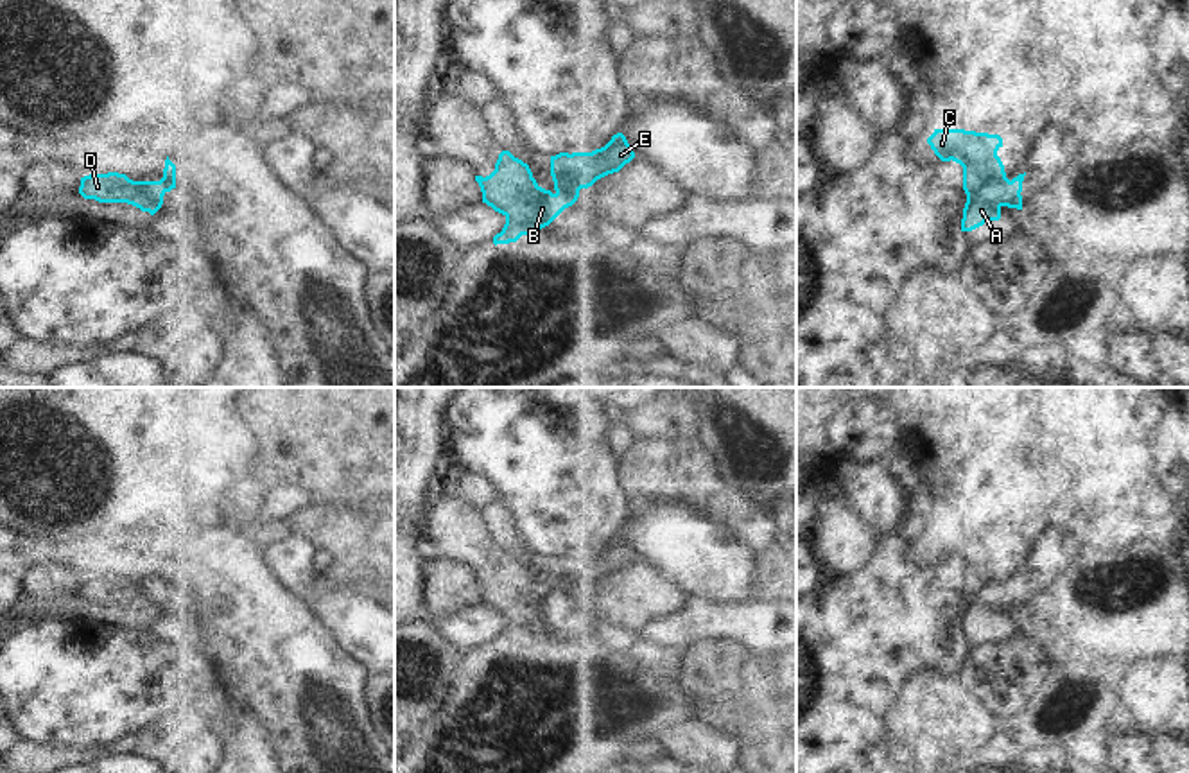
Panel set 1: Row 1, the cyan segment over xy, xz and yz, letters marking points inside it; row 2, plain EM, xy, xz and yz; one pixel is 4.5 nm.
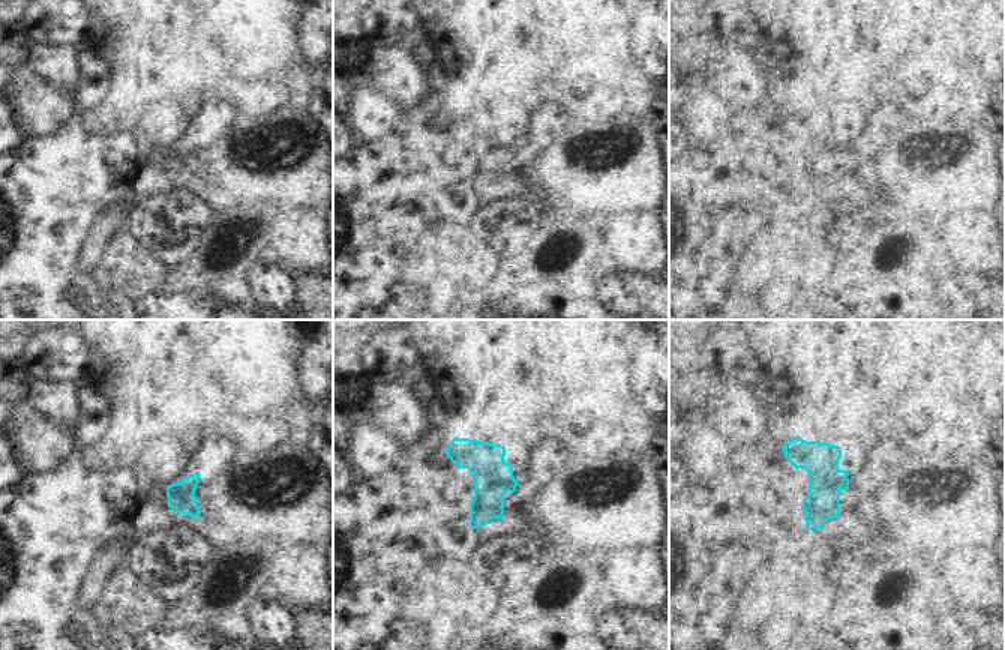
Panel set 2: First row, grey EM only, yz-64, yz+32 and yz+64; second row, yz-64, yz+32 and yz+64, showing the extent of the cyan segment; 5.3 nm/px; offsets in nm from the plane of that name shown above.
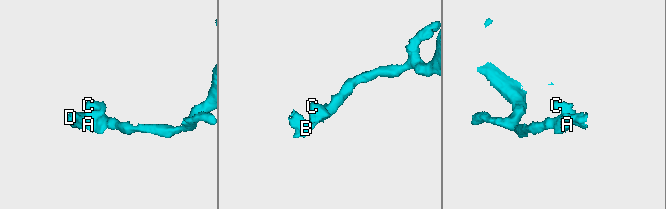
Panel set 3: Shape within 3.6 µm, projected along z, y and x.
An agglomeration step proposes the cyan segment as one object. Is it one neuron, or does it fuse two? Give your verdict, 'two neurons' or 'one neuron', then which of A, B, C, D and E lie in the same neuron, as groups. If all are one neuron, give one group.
two neurons; A C E / B D

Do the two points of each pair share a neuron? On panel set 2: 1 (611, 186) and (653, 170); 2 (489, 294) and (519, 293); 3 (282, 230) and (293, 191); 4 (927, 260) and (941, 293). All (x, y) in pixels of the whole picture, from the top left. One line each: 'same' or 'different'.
1: same
2: same
3: different
4: same

